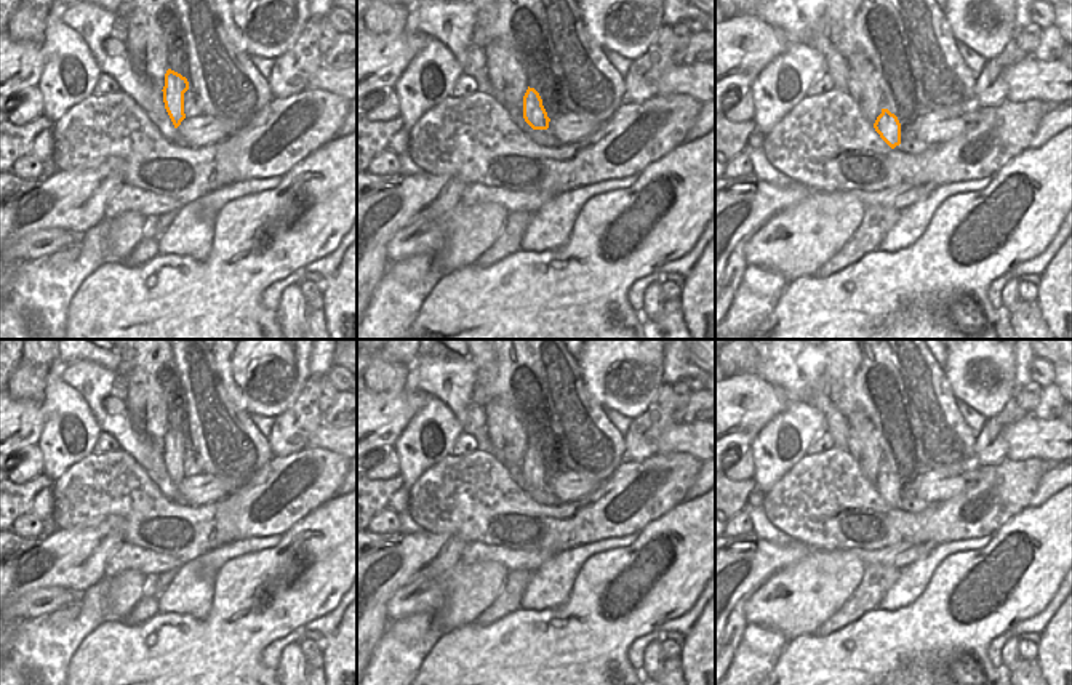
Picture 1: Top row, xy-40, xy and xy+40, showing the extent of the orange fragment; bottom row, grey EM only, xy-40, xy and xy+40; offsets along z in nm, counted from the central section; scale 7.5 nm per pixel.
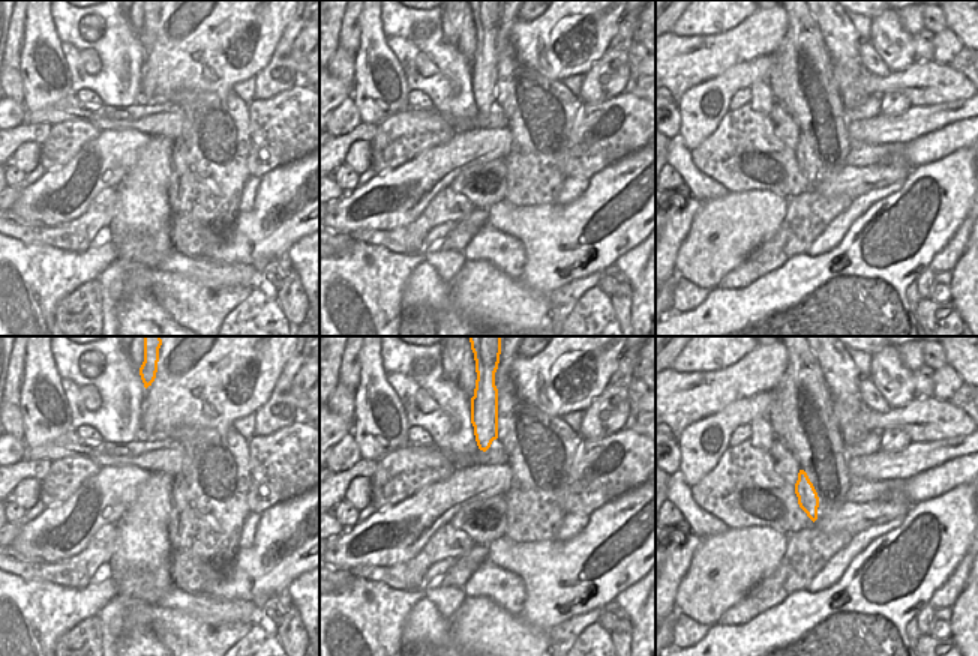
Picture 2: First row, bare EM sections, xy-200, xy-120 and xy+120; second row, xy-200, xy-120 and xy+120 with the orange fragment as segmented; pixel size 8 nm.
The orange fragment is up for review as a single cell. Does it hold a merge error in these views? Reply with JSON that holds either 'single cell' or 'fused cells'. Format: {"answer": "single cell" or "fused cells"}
{"answer": "single cell"}

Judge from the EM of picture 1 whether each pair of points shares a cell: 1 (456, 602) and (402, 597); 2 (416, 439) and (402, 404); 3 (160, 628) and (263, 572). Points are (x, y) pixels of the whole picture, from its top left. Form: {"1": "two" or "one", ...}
{"1": "one", "2": "two", "3": "one"}

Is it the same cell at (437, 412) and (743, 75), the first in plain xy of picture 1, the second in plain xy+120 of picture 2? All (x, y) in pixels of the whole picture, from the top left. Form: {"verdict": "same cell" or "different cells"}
{"verdict": "same cell"}

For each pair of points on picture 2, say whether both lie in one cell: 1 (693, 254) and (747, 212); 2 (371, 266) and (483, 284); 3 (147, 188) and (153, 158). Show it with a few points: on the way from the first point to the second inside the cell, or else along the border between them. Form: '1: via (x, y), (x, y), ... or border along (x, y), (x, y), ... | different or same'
1: via (707, 252), (734, 225) | same
2: border along (425, 260), (405, 282), (402, 306) | different
3: via (149, 180), (153, 165) | same

